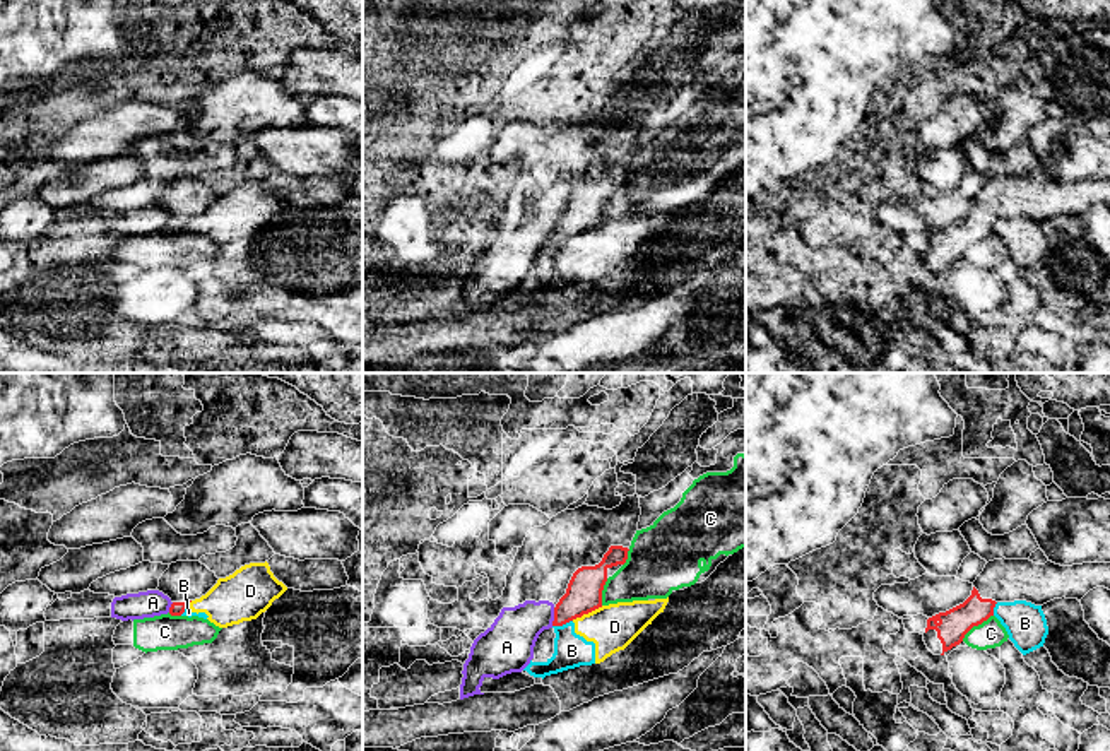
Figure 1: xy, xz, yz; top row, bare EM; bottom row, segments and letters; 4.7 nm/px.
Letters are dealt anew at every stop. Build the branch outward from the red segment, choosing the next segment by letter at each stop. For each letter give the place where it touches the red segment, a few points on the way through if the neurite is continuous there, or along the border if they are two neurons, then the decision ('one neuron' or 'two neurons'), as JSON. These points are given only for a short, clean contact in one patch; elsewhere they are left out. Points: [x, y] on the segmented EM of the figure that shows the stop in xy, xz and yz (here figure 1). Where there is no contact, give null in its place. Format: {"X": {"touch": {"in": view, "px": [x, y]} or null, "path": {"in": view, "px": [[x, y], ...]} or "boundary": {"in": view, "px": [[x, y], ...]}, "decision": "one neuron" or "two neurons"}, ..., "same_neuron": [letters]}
{"A": {"touch": {"in": "xz", "px": [554, 616]}, "boundary": {"in": "xz", "px": [[554, 608], [551, 625]]}, "decision": "two neurons"}, "B": {"touch": {"in": "xz", "px": [561, 625]}, "boundary": {"in": "xz", "px": [[572, 620], [553, 626]]}, "decision": "two neurons"}, "C": {"touch": {"in": "yz", "px": [975, 625]}, "decision": "two neurons"}, "D": {"touch": {"in": "xz", "px": [587, 613]}, "boundary": {"in": "xz", "px": [[602, 606], [572, 620]]}, "decision": "two neurons"}, "same_neuron": []}

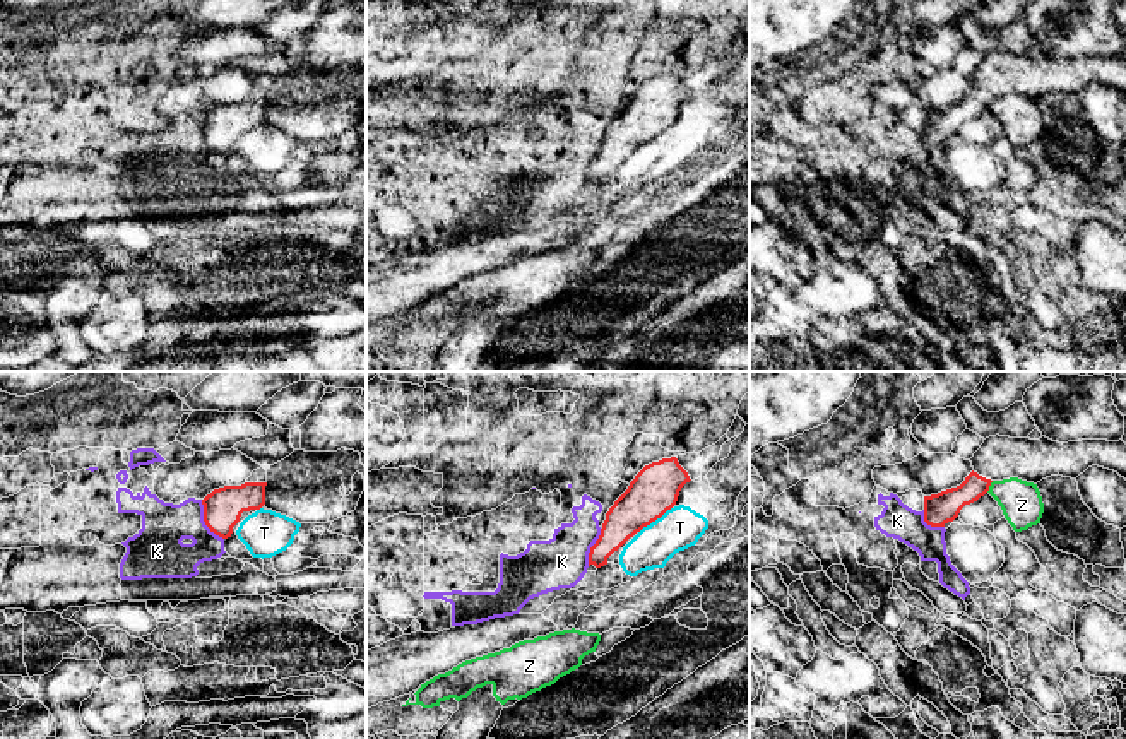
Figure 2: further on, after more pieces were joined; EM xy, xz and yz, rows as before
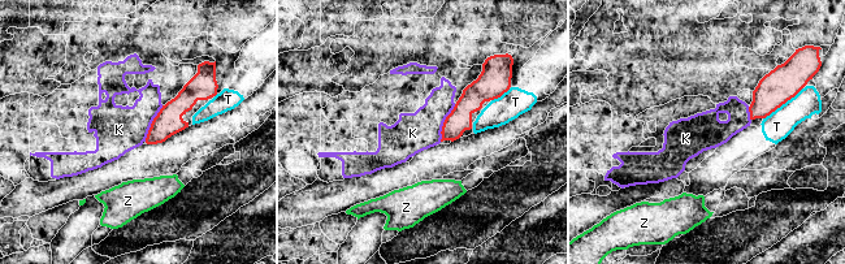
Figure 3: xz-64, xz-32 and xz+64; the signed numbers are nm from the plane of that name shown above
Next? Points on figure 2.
{"K": {"touch": {"in": "xy", "px": [204, 520]}, "boundary": {"in": "xy", "px": [[201, 500], [204, 522], [223, 539]]}, "decision": "two neurons"}, "T": {"touch": {"in": "xz", "px": [654, 520]}, "boundary": {"in": "xz", "px": [[671, 507], [639, 532]]}, "decision": "two neurons"}, "Z": {"touch": {"in": "yz", "px": [989, 484]}, "boundary": {"in": "yz", "px": [[993, 481], [986, 491]]}, "decision": "two neurons"}, "same_neuron": []}

